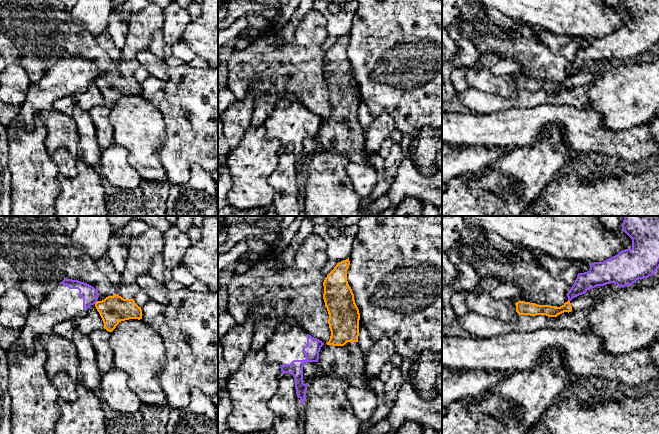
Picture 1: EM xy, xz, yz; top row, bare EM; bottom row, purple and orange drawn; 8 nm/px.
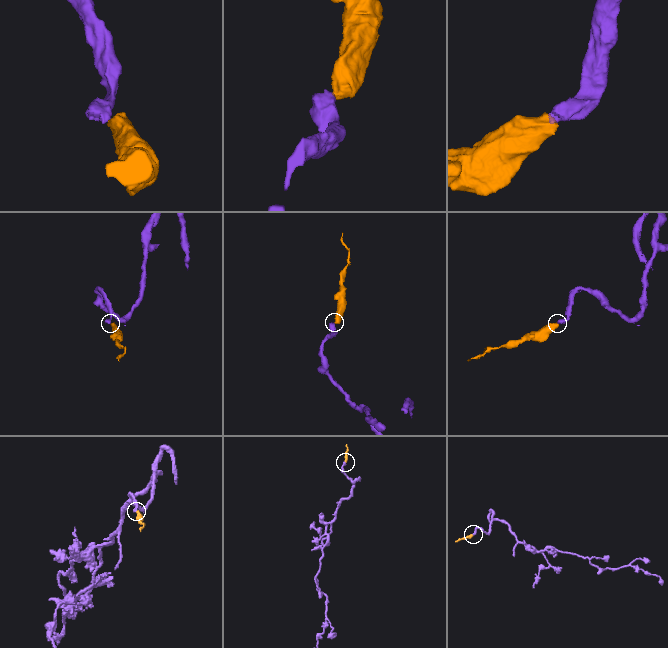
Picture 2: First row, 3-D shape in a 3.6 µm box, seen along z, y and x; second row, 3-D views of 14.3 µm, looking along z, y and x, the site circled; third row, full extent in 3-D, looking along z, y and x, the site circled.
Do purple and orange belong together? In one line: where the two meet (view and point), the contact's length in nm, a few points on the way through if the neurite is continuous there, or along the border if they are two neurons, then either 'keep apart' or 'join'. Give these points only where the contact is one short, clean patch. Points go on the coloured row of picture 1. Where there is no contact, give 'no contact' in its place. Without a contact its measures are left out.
contact xy (95, 302); length 40 nm; border xy (97, 301), (94, 303); keep apart

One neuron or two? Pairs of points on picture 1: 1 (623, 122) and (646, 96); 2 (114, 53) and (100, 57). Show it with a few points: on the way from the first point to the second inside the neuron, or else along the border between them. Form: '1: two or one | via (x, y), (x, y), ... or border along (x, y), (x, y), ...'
1: one | via (630, 115), (640, 108), (640, 103)
2: two | border along (95, 37), (98, 45), (110, 59)

